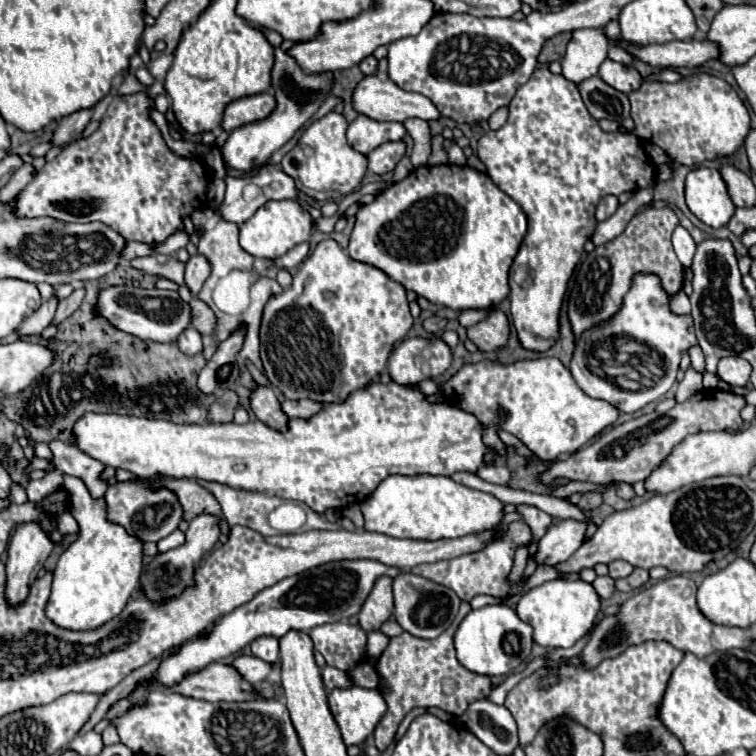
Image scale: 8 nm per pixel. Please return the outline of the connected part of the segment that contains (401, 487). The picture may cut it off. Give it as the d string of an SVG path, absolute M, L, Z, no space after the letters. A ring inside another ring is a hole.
M387 477L387 481L361 503L367 531L419 541L457 539L495 529L505 515L503 507L505 503L495 495L469 489L449 477Z

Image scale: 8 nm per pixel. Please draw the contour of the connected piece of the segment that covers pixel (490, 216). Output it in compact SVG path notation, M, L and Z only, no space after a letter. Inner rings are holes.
M467 165L419 167L403 181L383 189L375 199L359 207L349 239L349 255L355 261L381 269L389 279L415 291L419 297L449 309L489 309L497 307L507 295L507 273L525 237L527 217L521 207L503 193L487 173Z

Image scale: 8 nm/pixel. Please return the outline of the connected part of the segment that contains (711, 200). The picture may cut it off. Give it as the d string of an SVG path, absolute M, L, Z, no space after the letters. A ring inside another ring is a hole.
M699 167L689 171L685 179L685 201L691 213L713 229L727 225L735 213L735 205L717 169Z

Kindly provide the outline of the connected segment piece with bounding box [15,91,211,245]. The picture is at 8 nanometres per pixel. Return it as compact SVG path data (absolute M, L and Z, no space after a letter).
M145 93L115 95L105 115L99 121L97 131L89 139L75 139L45 167L35 173L35 179L21 189L15 203L19 217L53 217L65 223L93 223L99 221L117 231L125 241L139 243L163 243L169 235L183 229L183 217L191 217L197 209L209 205L211 171L199 157L179 157L167 143L159 127L151 119L155 101Z

